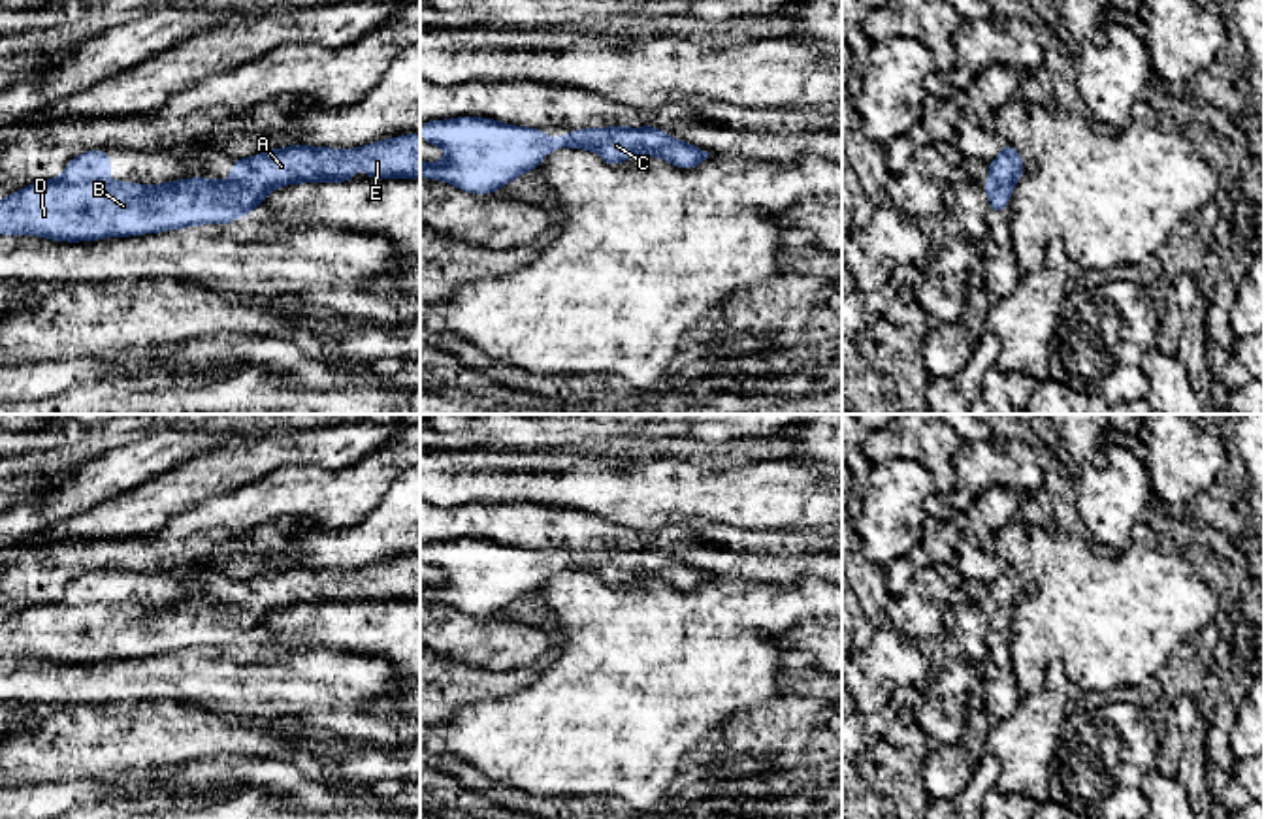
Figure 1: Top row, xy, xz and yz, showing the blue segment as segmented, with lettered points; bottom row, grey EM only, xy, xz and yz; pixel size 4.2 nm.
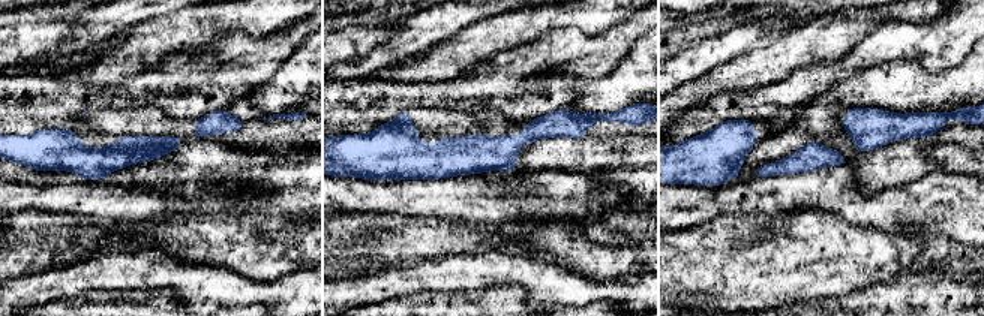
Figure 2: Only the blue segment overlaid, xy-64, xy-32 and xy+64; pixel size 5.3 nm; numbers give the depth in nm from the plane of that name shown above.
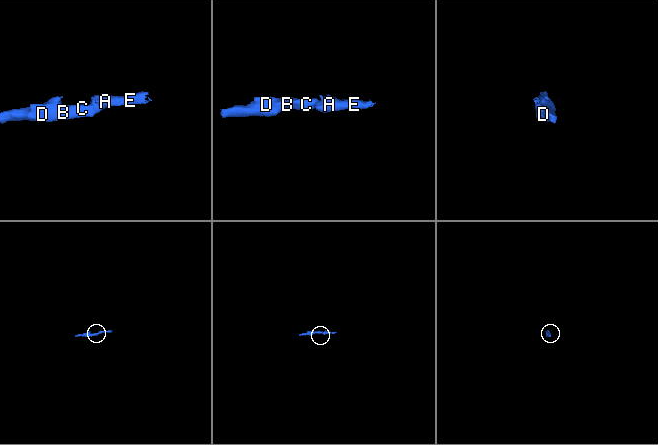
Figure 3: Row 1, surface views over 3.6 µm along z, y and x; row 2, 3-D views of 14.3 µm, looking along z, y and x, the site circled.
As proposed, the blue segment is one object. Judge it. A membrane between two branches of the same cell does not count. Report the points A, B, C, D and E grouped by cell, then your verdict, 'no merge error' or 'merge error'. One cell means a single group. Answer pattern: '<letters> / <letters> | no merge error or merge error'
A B C D E | no merge error

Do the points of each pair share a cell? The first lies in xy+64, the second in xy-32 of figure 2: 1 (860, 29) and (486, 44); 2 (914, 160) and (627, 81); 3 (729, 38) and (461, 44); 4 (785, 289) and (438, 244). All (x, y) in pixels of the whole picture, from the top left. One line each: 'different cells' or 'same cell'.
1: same cell
2: same cell
3: different cells
4: same cell

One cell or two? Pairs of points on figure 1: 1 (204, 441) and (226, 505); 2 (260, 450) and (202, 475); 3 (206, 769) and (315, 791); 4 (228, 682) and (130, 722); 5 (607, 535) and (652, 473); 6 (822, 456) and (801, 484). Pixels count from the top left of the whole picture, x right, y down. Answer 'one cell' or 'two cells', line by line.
1: two cells
2: one cell
3: one cell
4: two cells
5: two cells
6: two cells

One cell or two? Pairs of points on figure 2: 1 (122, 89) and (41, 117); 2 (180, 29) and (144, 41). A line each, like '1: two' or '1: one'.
1: one
2: one

